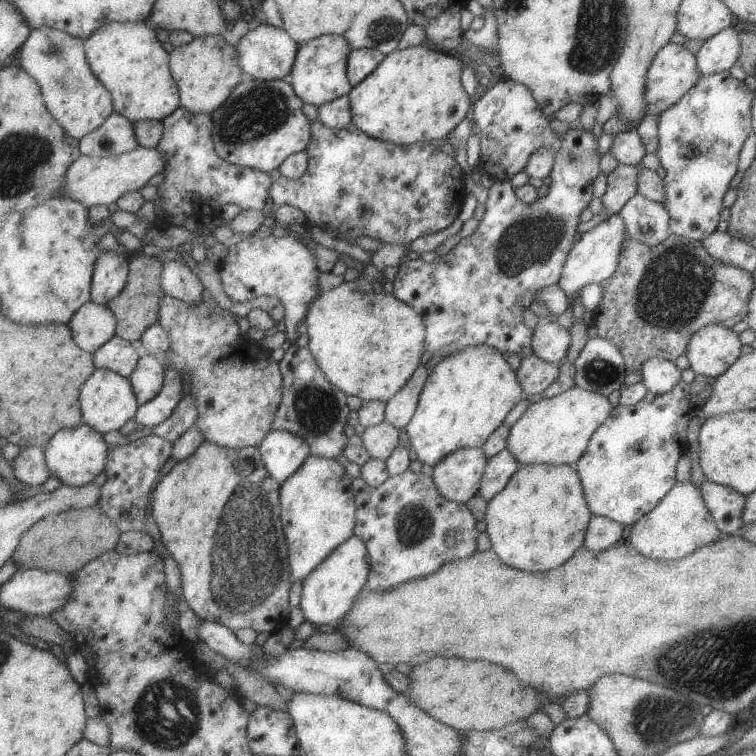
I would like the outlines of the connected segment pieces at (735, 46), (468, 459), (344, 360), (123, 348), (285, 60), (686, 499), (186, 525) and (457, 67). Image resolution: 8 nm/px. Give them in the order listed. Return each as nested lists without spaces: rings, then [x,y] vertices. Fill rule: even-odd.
[[[727,27],[704,40],[695,52],[696,67],[701,75],[728,71],[740,51],[738,32]]]
[[[458,448],[432,466],[430,477],[443,498],[464,503],[477,492],[486,460],[481,448]]]
[[[362,277],[358,282],[343,281],[339,286],[325,291],[312,302],[305,322],[309,336],[308,348],[316,355],[329,382],[345,394],[357,396],[362,401],[386,403],[408,380],[419,366],[424,352],[425,325],[422,318],[392,293],[373,293]]]
[[[116,335],[94,352],[94,358],[98,369],[117,371],[130,378],[137,370],[142,353],[142,350],[135,350],[131,342]]]
[[[261,21],[261,24],[241,38],[237,45],[240,63],[247,77],[262,81],[286,80],[293,72],[300,44],[286,31]]]
[[[676,481],[649,512],[632,524],[629,543],[647,558],[677,560],[720,536],[721,532],[705,506],[700,488],[690,482]]]
[[[206,440],[188,459],[177,462],[172,469],[155,486],[152,498],[152,510],[154,520],[159,528],[161,538],[177,562],[181,565],[182,581],[185,598],[190,607],[200,616],[201,620],[209,622],[220,622],[231,630],[239,628],[252,628],[258,633],[275,634],[282,631],[289,624],[291,604],[289,604],[289,592],[291,592],[292,570],[290,565],[290,550],[288,538],[284,531],[282,521],[282,485],[269,474],[265,464],[264,455],[259,446],[243,447],[234,449],[215,444]]]
[[[421,45],[397,48],[385,56],[384,60],[359,84],[348,92],[352,122],[357,130],[371,138],[381,139],[399,146],[409,146],[420,142],[431,142],[446,138],[446,134],[469,114],[471,102],[461,87],[459,75],[466,63],[447,52],[437,52]]]

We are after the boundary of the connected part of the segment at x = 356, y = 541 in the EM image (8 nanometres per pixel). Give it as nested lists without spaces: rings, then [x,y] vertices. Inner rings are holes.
[[[354,534],[343,544],[336,546],[336,548],[329,553],[329,556],[303,581],[303,591],[299,606],[305,620],[316,625],[327,624],[327,626],[335,628],[338,622],[349,614],[349,610],[351,610],[353,602],[355,602],[357,596],[359,596],[360,590],[363,586],[366,586],[369,569],[370,564],[367,547],[357,535]]]

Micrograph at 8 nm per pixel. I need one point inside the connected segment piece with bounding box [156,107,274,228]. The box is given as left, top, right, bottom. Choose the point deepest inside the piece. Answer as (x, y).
(197, 181)

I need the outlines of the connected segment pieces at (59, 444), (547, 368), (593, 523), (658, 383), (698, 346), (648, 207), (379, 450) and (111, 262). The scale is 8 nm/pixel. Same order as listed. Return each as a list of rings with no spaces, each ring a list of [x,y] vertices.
[[[87,424],[60,430],[45,446],[50,471],[63,484],[72,487],[79,488],[93,483],[97,475],[105,471],[108,465],[108,452],[111,444],[105,440],[104,434]]]
[[[532,352],[520,360],[516,370],[517,382],[526,394],[543,392],[558,375],[558,363],[550,363],[537,358]]]
[[[591,515],[582,545],[590,551],[602,551],[621,541],[623,525],[607,517]]]
[[[648,358],[641,365],[641,381],[649,392],[655,395],[665,394],[680,379],[680,370],[674,361],[660,358]]]
[[[705,325],[696,330],[685,355],[695,375],[716,377],[723,374],[744,351],[737,333],[721,325]]]
[[[639,191],[618,210],[629,239],[655,246],[670,235],[669,217],[662,204],[650,201]]]
[[[381,421],[379,424],[365,427],[361,434],[361,440],[370,458],[384,461],[391,456],[393,449],[397,446],[397,436],[400,429]]]
[[[111,249],[100,254],[92,278],[92,301],[107,305],[128,284],[130,257]]]

